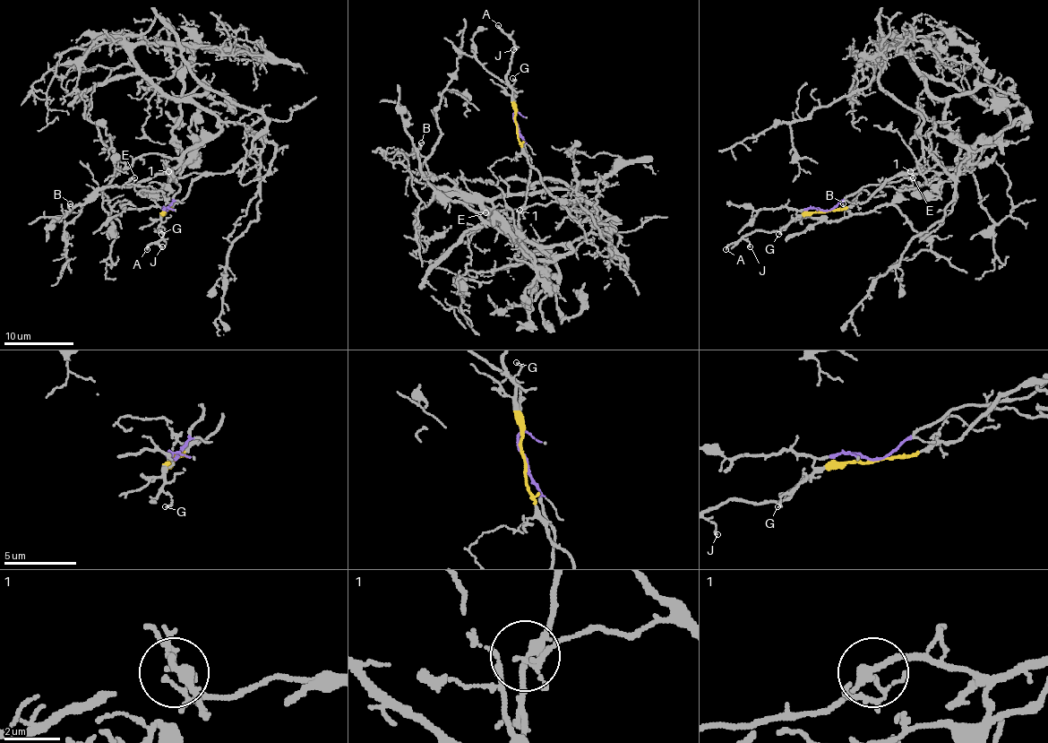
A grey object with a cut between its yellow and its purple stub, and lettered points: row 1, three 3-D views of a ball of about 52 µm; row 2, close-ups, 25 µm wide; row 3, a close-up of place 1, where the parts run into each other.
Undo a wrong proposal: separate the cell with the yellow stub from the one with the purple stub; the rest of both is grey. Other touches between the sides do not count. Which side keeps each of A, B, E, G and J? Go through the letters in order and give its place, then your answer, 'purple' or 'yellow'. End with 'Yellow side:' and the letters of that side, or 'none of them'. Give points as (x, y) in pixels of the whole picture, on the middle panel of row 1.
A: at (498, 25); yellow
B: at (421, 142); purple
E: at (485, 212); purple
G: at (512, 78); yellow
J: at (513, 49); yellow
Yellow side: A, G, J

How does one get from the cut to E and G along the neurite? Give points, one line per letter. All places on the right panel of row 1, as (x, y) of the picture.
E: (825, 211), (832, 210), (863, 187), (900, 182), (917, 168), (930, 169), (937, 175), (914, 187), (912, 177)
G: (825, 211), (804, 211), (793, 219), (778, 234)

